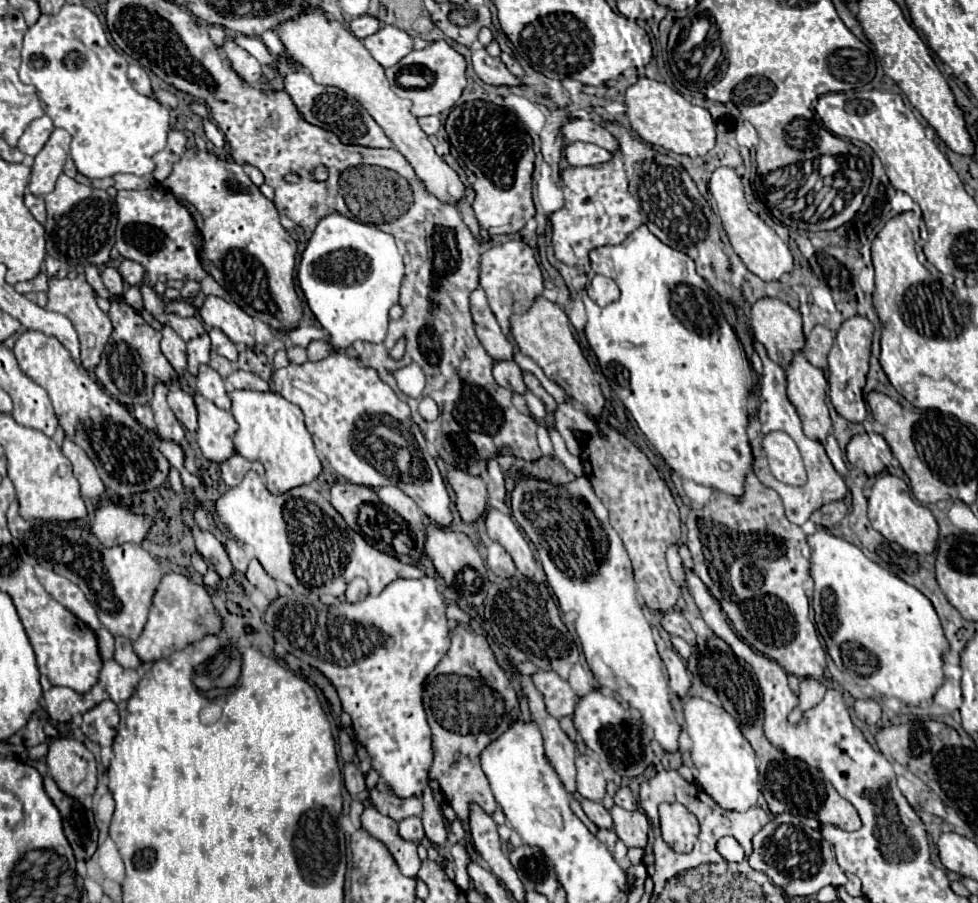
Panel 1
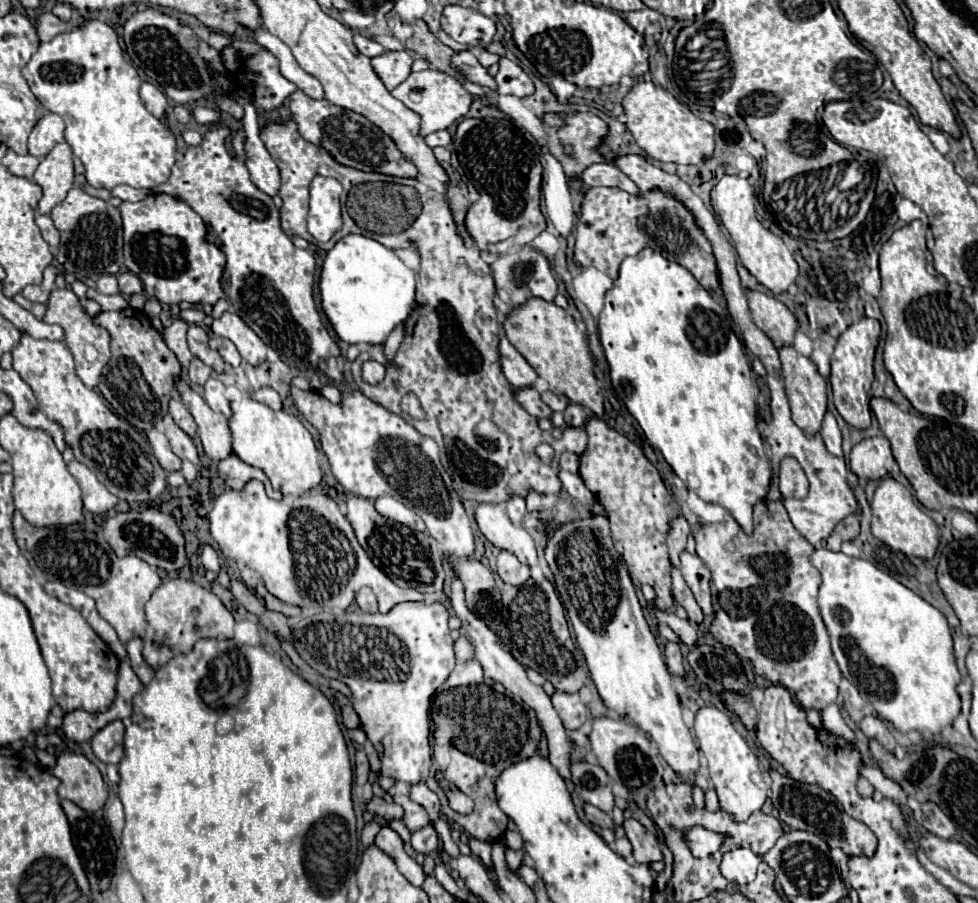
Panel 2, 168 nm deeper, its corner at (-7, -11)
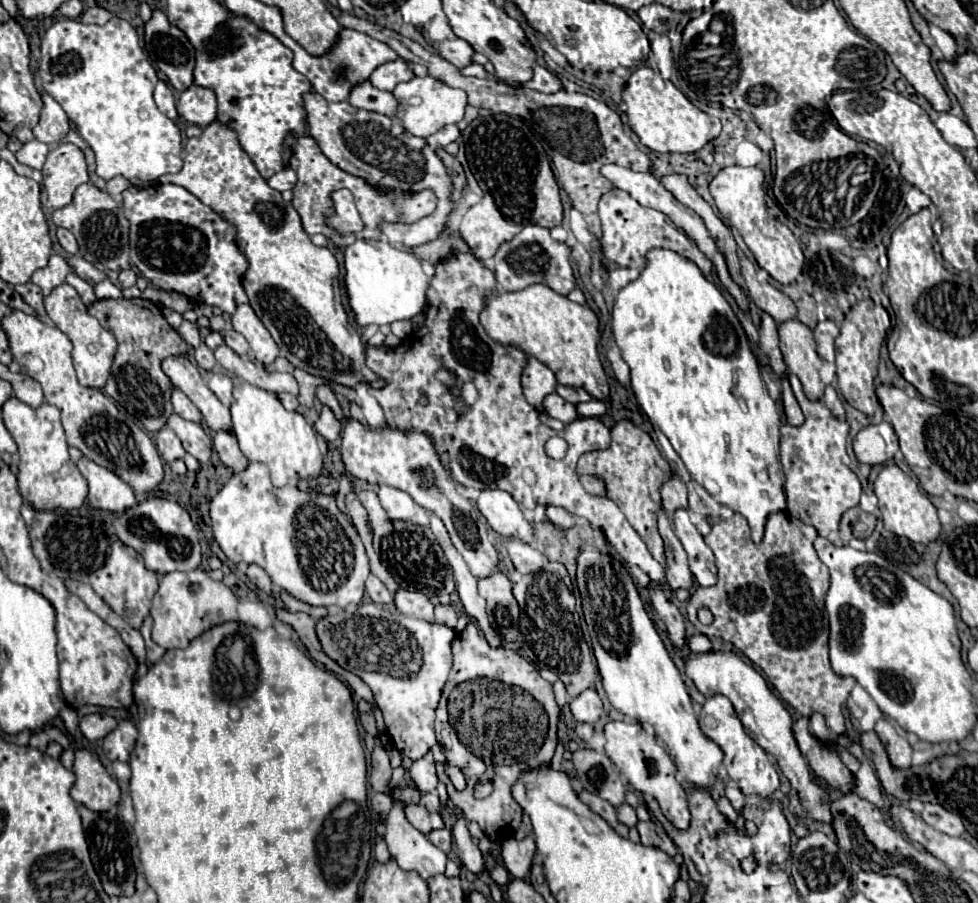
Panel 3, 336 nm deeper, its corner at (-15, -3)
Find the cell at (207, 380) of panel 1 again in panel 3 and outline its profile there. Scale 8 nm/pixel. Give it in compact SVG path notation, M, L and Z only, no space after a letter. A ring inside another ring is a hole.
M212 373L212 375L208 377L208 387L210 387L210 391L212 391L226 407L232 405L232 401L234 401L234 397L232 397L232 379L230 379L228 375L224 375L224 373Z

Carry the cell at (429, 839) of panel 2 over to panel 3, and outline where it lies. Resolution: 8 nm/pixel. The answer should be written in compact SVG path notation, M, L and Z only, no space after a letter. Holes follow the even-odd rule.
M438 829L438 831L432 831L432 833L428 833L428 837L430 837L430 841L432 841L438 849L442 849L444 853L450 853L452 835L450 835L450 831L448 831L448 829Z

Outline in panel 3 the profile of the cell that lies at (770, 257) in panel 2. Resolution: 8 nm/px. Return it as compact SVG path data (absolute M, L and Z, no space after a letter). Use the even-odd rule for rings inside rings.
M724 167L718 171L718 175L710 183L710 195L720 211L720 217L724 223L734 227L746 245L750 247L754 259L762 269L770 273L772 279L776 279L782 285L790 285L796 281L796 277L802 273L804 267L804 255L801 244L792 235L792 231L768 215L766 209L766 191L764 191L764 171L760 167Z

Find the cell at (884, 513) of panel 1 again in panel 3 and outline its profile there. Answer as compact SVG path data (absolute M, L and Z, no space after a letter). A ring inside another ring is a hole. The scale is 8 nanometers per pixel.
M884 465L874 481L874 493L878 497L878 507L882 513L884 527L898 537L906 537L912 543L930 543L940 535L940 521L936 507L930 503L928 495L922 493L916 479L906 475L898 465Z

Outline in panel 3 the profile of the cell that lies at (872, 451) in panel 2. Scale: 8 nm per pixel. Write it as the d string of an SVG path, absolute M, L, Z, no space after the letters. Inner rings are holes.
M887 422L864 427L852 439L852 447L856 459L866 465L882 465L890 461L899 450L894 429Z

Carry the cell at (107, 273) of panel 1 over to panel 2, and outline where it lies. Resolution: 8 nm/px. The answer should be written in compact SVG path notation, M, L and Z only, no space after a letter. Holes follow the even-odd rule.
M102 275L98 279L98 291L104 295L116 295L120 291L116 285L116 275Z

